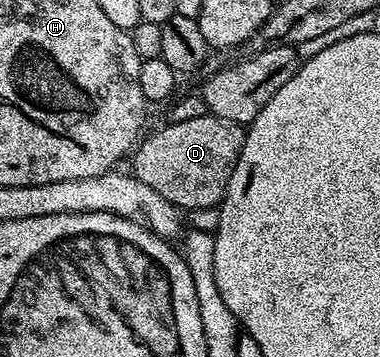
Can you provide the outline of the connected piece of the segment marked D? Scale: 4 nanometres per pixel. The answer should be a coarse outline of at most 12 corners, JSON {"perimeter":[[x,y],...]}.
{"perimeter":[[208,113],[136,144],[132,175],[182,212],[216,208],[246,128]]}

